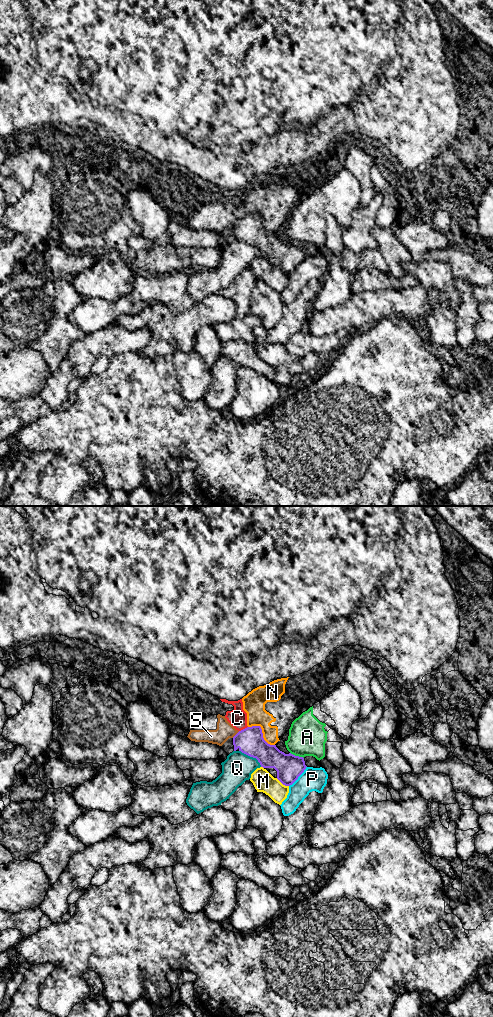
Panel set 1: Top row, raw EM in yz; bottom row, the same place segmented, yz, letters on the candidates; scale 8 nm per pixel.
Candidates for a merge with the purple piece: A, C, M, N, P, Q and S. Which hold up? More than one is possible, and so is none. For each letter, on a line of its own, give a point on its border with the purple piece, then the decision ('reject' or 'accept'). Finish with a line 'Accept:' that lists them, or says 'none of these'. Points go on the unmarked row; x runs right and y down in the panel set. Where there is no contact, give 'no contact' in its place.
A: meets purple in yz at (297, 244); reject
C: meets purple in yz at (243, 217); reject
M: meets purple in yz at (282, 271); reject
N: meets purple in yz at (261, 220); reject
P: meets purple in yz at (299, 263); reject
Q: meets purple in yz at (251, 244); reject
S: meets purple in yz at (236, 222); reject
Accept: none of these

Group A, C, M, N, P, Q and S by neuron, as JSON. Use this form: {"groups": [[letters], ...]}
{"groups": [["A"], ["C", "N", "S"], ["M"], ["P"], ["Q"]]}

